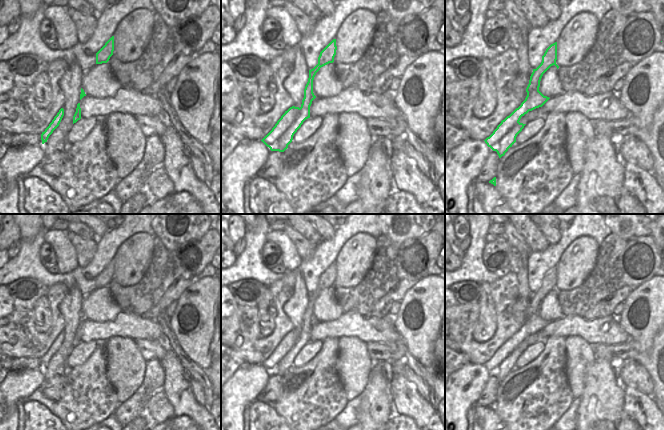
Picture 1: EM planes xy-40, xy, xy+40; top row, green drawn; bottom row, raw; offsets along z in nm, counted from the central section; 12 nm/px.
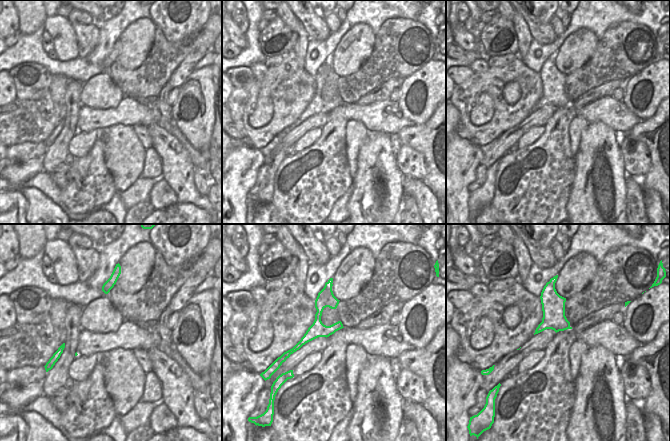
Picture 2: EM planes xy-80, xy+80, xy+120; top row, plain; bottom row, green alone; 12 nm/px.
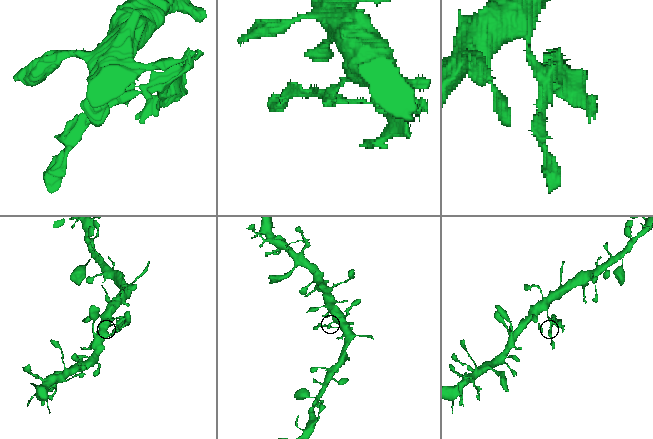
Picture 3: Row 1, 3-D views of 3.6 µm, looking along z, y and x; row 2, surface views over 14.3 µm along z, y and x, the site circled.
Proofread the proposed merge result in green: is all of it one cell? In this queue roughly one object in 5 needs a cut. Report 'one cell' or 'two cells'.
two cells

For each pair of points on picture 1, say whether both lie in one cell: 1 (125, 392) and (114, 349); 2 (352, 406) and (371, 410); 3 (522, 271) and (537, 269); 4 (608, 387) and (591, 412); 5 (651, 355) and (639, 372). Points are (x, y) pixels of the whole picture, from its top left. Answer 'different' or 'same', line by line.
1: same
2: different
3: different
4: same
5: different

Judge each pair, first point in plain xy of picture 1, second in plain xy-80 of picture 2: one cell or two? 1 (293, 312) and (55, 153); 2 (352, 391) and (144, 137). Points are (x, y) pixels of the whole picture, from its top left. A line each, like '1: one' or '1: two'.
1: one
2: two

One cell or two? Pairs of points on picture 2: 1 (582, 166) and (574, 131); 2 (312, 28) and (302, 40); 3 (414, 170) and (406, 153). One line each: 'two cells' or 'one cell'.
1: two cells
2: two cells
3: one cell

